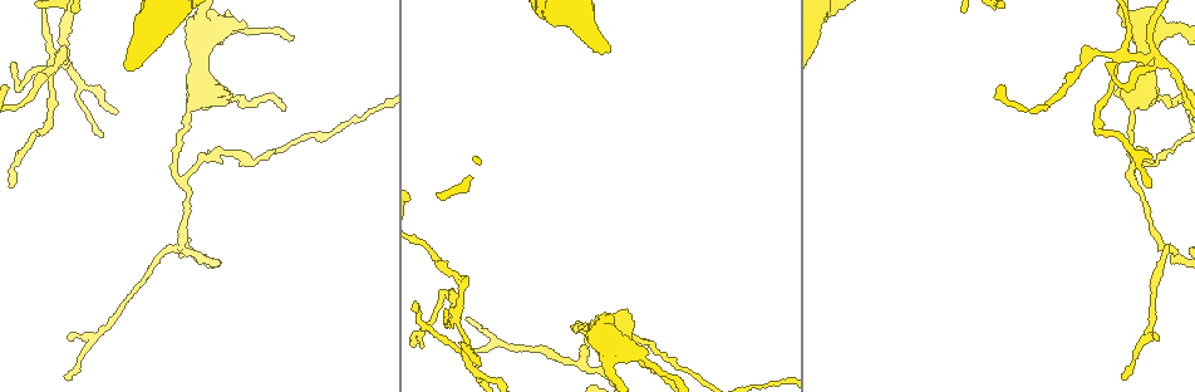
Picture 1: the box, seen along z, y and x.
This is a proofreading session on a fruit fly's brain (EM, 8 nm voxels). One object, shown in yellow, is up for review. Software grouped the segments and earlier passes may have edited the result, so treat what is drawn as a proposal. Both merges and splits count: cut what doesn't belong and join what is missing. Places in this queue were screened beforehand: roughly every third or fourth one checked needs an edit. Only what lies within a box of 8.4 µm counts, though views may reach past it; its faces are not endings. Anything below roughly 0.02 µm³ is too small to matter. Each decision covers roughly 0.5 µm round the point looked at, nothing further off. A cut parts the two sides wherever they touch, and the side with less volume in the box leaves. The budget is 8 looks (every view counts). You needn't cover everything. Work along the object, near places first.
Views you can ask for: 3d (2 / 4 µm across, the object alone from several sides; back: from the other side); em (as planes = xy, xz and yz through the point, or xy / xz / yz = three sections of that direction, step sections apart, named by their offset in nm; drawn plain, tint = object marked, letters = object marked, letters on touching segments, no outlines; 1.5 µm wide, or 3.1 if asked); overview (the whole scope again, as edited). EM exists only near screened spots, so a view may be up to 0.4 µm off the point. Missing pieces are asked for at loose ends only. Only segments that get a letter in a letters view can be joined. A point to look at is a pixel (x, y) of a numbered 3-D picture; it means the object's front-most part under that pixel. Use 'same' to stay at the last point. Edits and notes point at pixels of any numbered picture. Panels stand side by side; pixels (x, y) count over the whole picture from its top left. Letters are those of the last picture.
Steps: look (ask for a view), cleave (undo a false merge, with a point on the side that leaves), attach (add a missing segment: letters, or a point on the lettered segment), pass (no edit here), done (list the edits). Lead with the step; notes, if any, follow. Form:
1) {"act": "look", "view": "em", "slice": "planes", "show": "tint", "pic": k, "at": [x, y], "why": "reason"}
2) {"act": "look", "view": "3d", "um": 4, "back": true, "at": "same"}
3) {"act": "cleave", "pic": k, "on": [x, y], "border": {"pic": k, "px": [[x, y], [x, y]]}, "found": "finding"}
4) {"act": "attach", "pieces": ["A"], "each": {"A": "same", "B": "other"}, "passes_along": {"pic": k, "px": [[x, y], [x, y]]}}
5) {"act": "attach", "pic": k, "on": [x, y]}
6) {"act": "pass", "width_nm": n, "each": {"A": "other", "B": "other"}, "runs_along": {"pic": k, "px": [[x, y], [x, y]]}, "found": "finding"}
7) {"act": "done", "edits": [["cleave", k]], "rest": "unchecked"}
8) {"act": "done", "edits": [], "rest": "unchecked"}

{"act": "look", "view": "3d", "um": 2, "back": true, "pic": 1, "at": [1157, 62], "why": "a fork"}

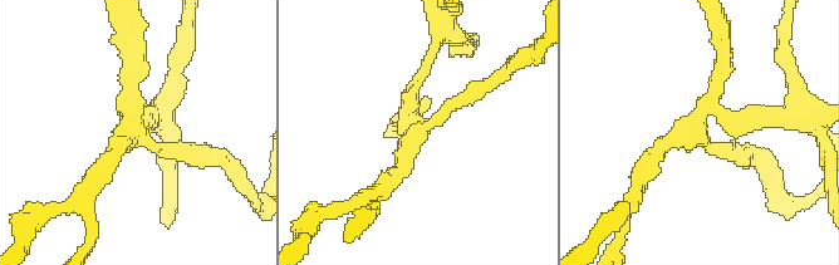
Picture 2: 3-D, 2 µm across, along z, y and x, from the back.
{"act": "look", "view": "em", "slice": "planes", "show": "tint", "pic": 2, "at": [697, 125], "why": "need the tissue"}

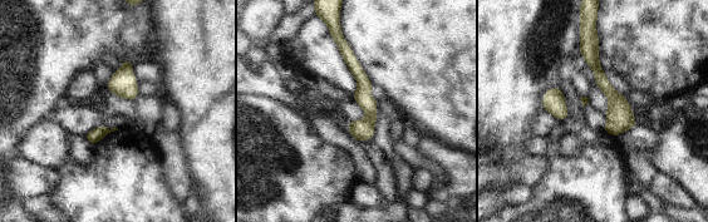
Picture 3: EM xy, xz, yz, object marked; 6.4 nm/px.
{"act": "look", "view": "em", "slice": "planes", "show": "letters", "at": "same", "why": "see the neighbours"}

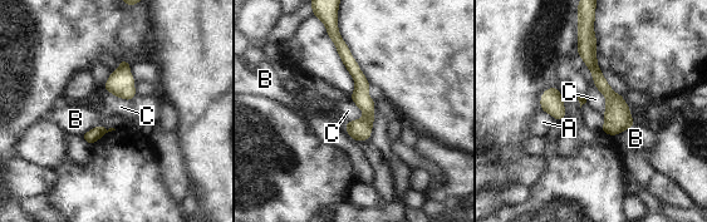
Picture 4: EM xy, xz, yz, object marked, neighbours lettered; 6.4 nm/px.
{"act": "pass", "longest_contact_nm": ["C", 340], "each": {"A": "other", "B": "other", "C": "other"}, "runs_along": {"pic": 4, "px": [[588, 40], [613, 132]]}, "found": "one neuron here"}

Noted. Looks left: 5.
{"act": "look", "view": "em", "slice": "xz", "step": 8, "show": "tint", "pic": 1, "at": [1100, 127], "why": "sharp bend"}

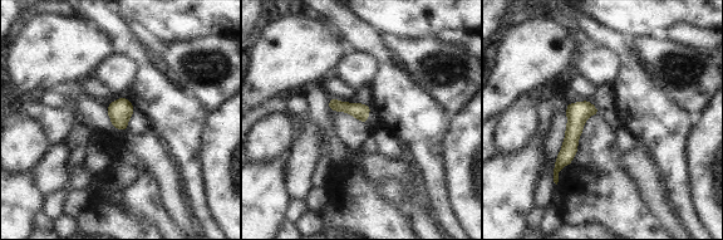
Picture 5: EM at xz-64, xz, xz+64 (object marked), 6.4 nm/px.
{"act": "look", "view": "em", "slice": "xz", "step": 8, "show": "letters", "at": "same", "why": "see the neighbours"}

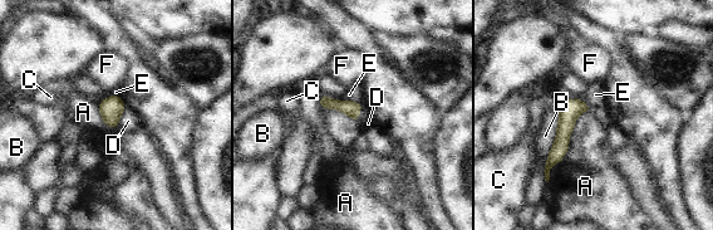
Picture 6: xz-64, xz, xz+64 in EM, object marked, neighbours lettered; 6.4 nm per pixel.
{"act": "pass", "each": {"A": "other", "B": "other", "C": "other", "D": "other", "E": "other", "F": "other"}, "runs_along": {"pic": 6, "px": [[578, 101], [547, 166]]}, "found": "one neuron here"}

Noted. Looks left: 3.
{"act": "look", "view": "em", "slice": "planes", "show": "plain", "pic": 1, "at": [1165, 244], "why": "abrupt turn"}

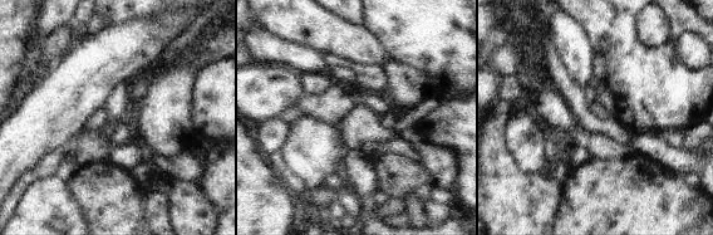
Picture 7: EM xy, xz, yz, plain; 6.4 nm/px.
{"act": "look", "view": "em", "slice": "planes", "show": "letters", "at": "same"}

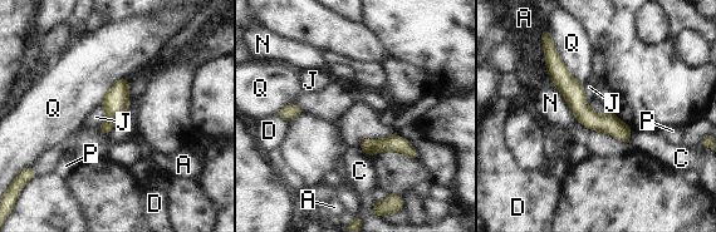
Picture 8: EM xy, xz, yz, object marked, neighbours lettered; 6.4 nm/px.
{"act": "pass", "each": {"A": "other", "C": "other", "D": "other", "J": "other", "N": "other", "P": "other", "Q": "other"}, "runs_along": {"pic": 8, "px": [[549, 55], [577, 103], [626, 139]]}, "found": "one neuron here"}

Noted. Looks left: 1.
{"act": "done", "edits": [], "rest": "unchecked"}

